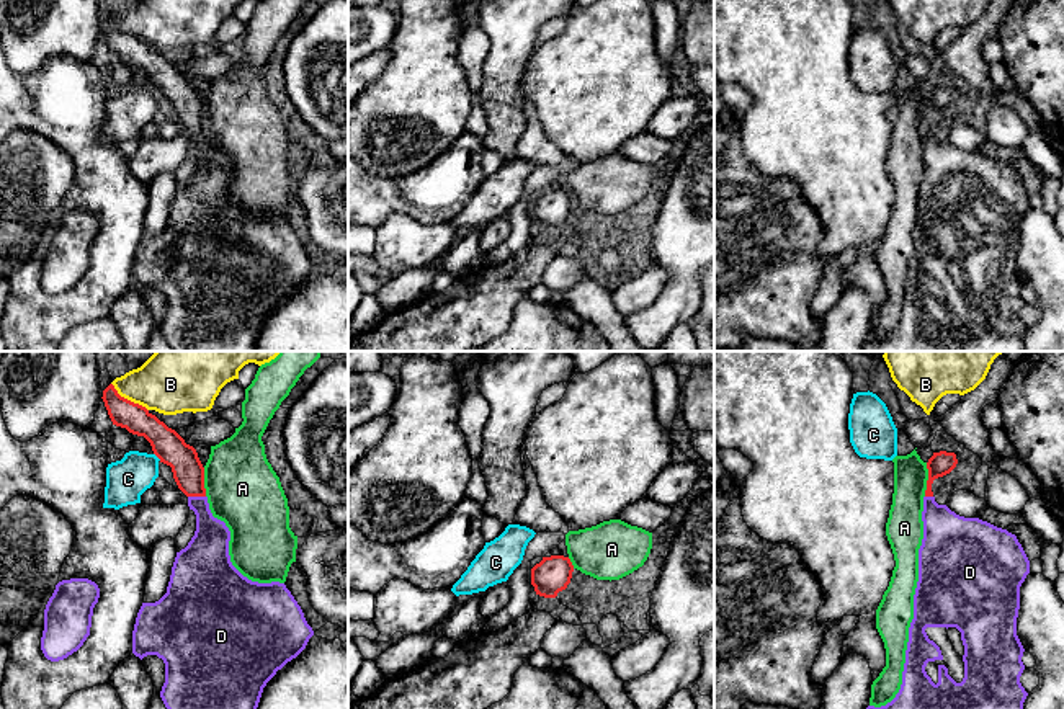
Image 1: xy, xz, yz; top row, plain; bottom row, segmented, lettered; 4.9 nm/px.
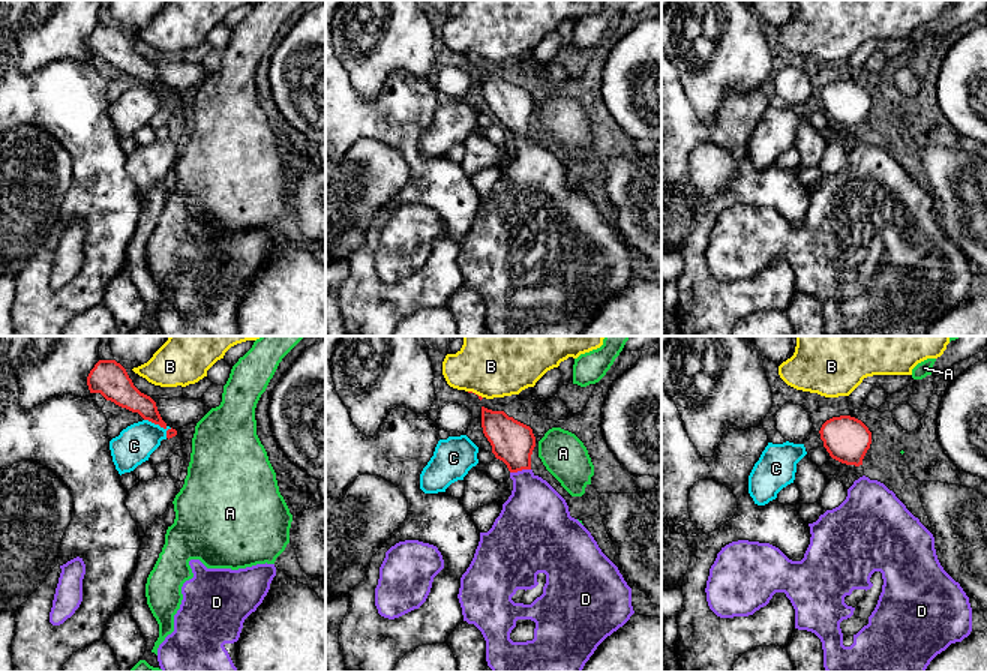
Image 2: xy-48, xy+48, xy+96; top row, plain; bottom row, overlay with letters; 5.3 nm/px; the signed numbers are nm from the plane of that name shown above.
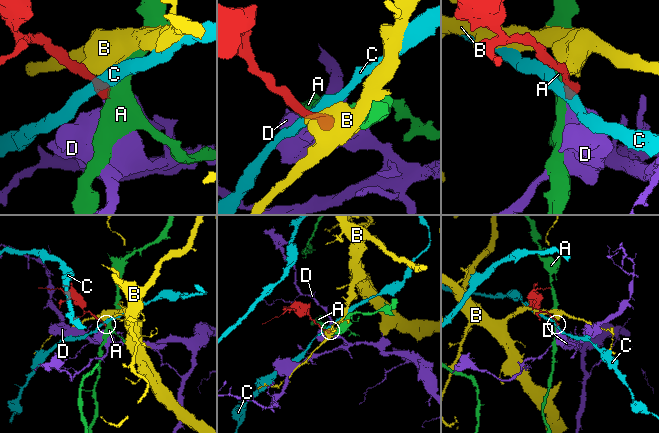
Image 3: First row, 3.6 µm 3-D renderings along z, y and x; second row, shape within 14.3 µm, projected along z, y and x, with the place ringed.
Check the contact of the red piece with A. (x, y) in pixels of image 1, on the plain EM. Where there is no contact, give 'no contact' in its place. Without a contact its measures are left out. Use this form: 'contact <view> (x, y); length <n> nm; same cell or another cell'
contact yz (929, 113); length 170 nm; another cell

